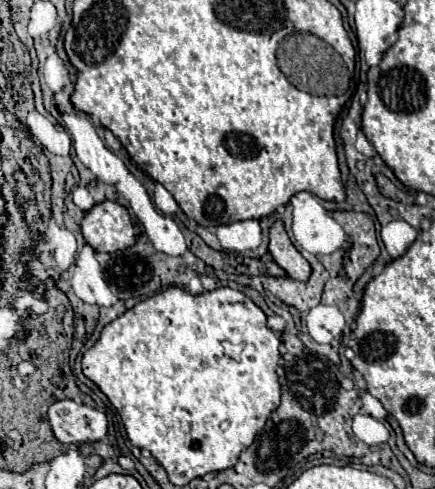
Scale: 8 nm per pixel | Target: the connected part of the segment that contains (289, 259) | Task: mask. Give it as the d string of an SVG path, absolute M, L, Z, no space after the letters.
M276 221L270 227L270 245L268 245L268 251L270 251L272 259L288 273L288 277L292 277L296 281L306 281L310 277L308 261L298 253L298 249L288 239L282 221Z

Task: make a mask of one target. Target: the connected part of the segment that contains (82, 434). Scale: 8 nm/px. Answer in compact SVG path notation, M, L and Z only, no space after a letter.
M72 399L52 403L48 409L48 421L56 439L66 445L100 441L106 437L108 429L104 413Z

